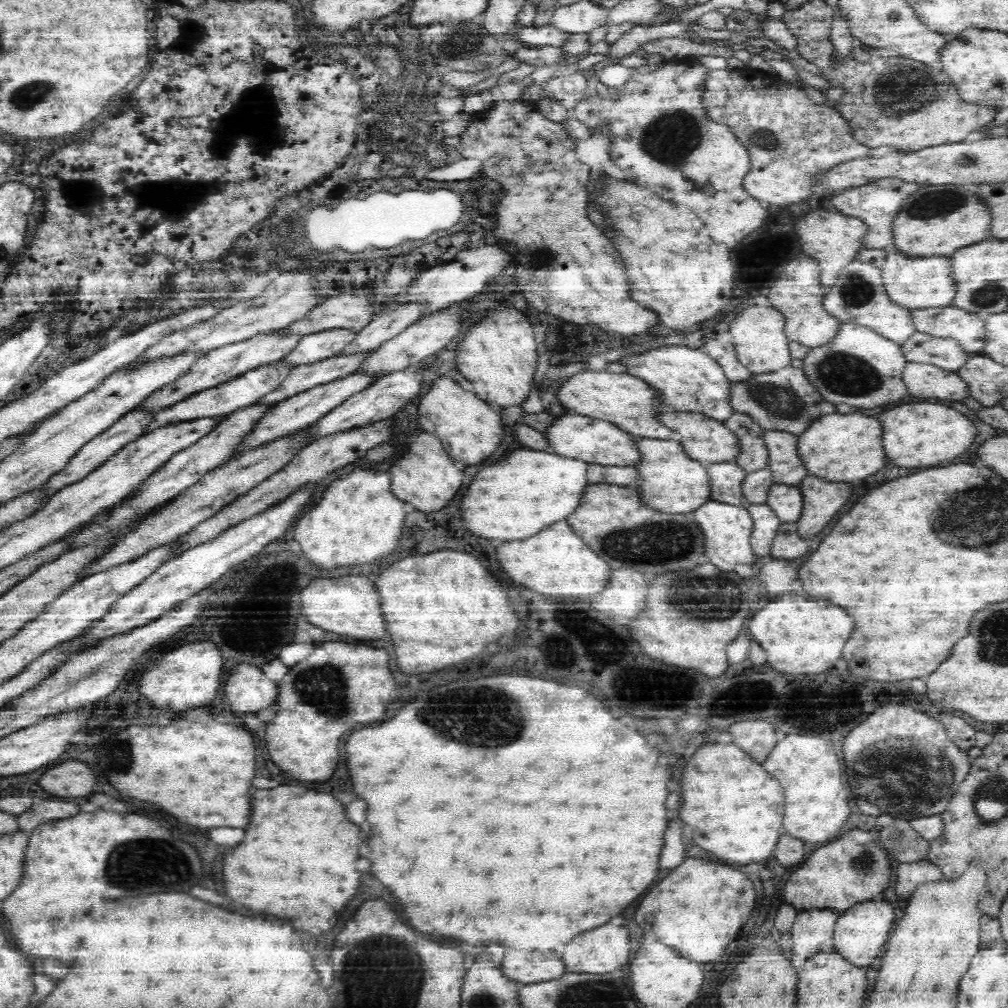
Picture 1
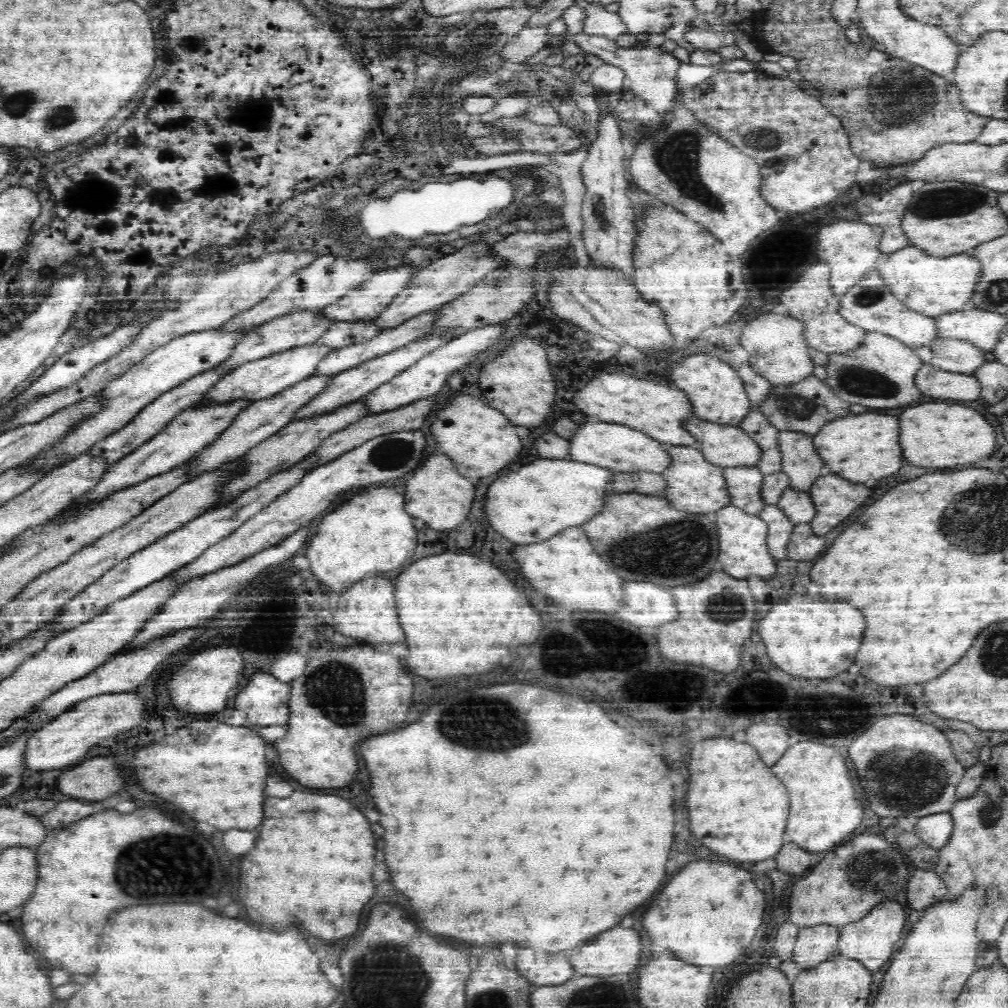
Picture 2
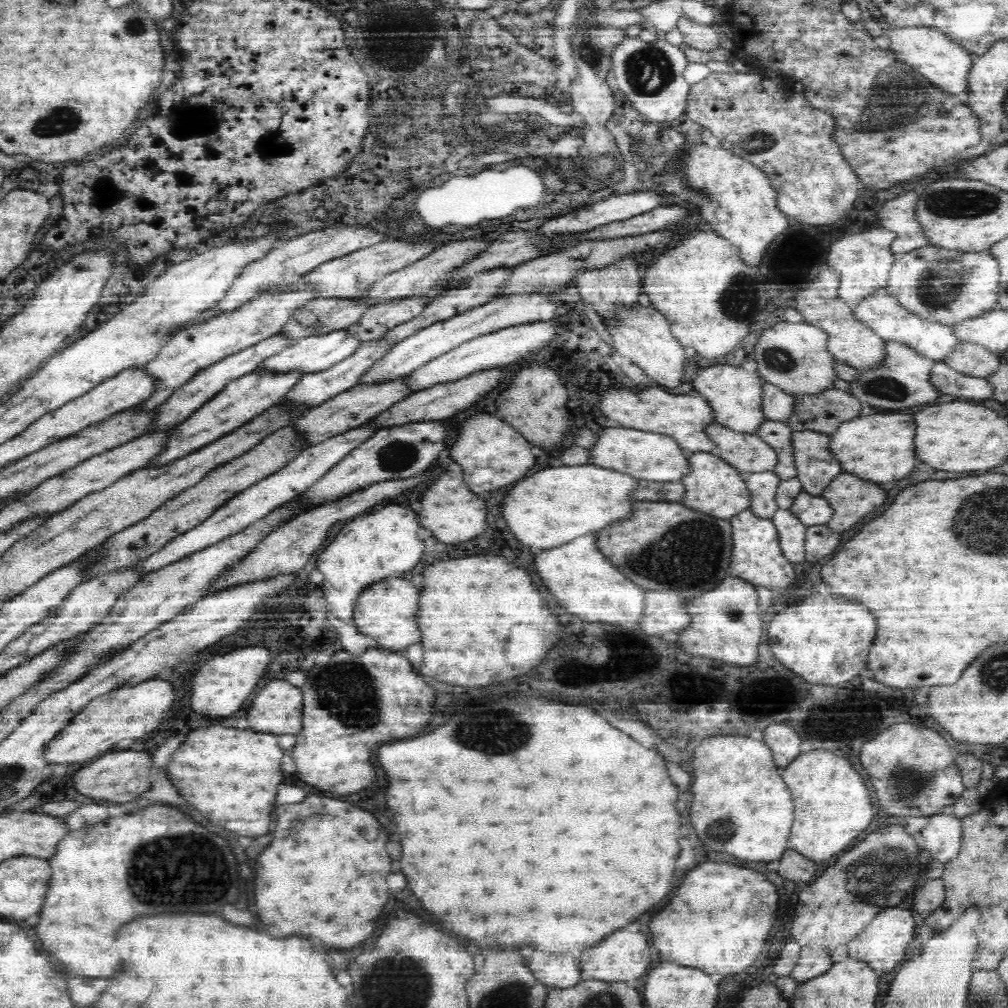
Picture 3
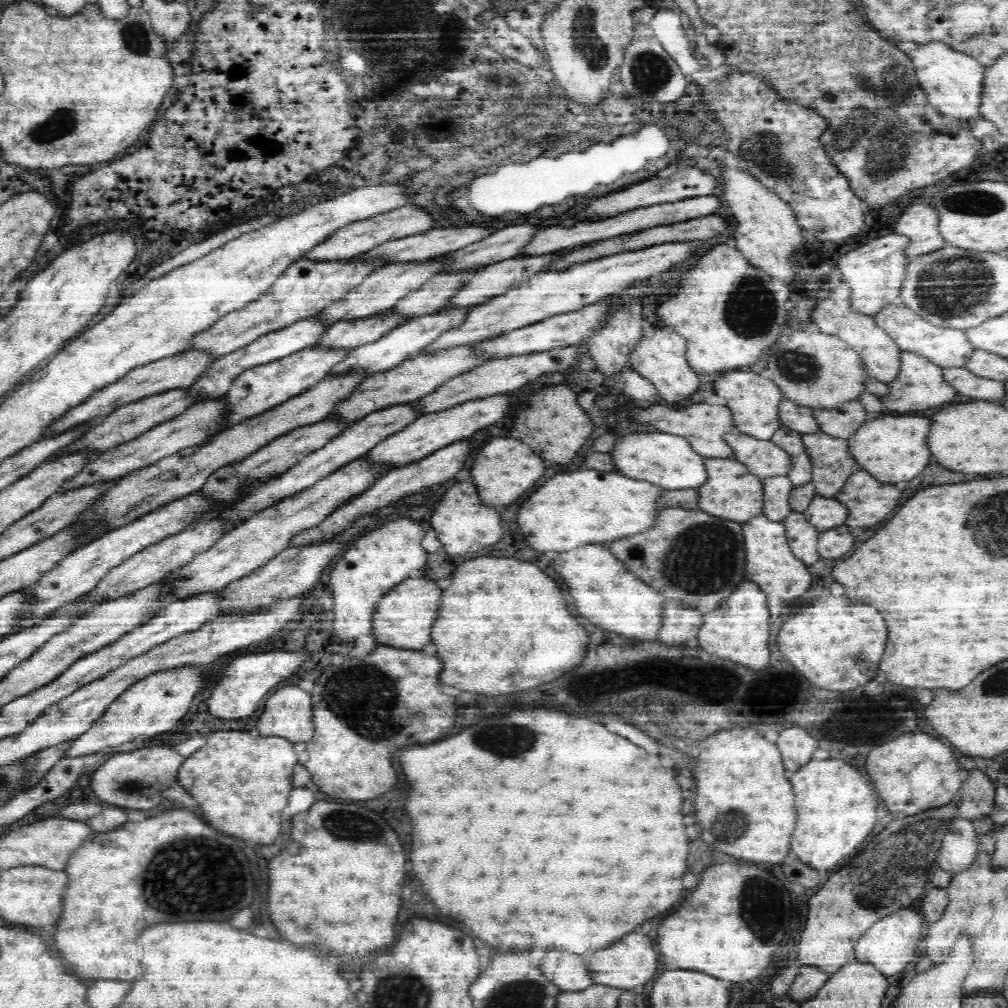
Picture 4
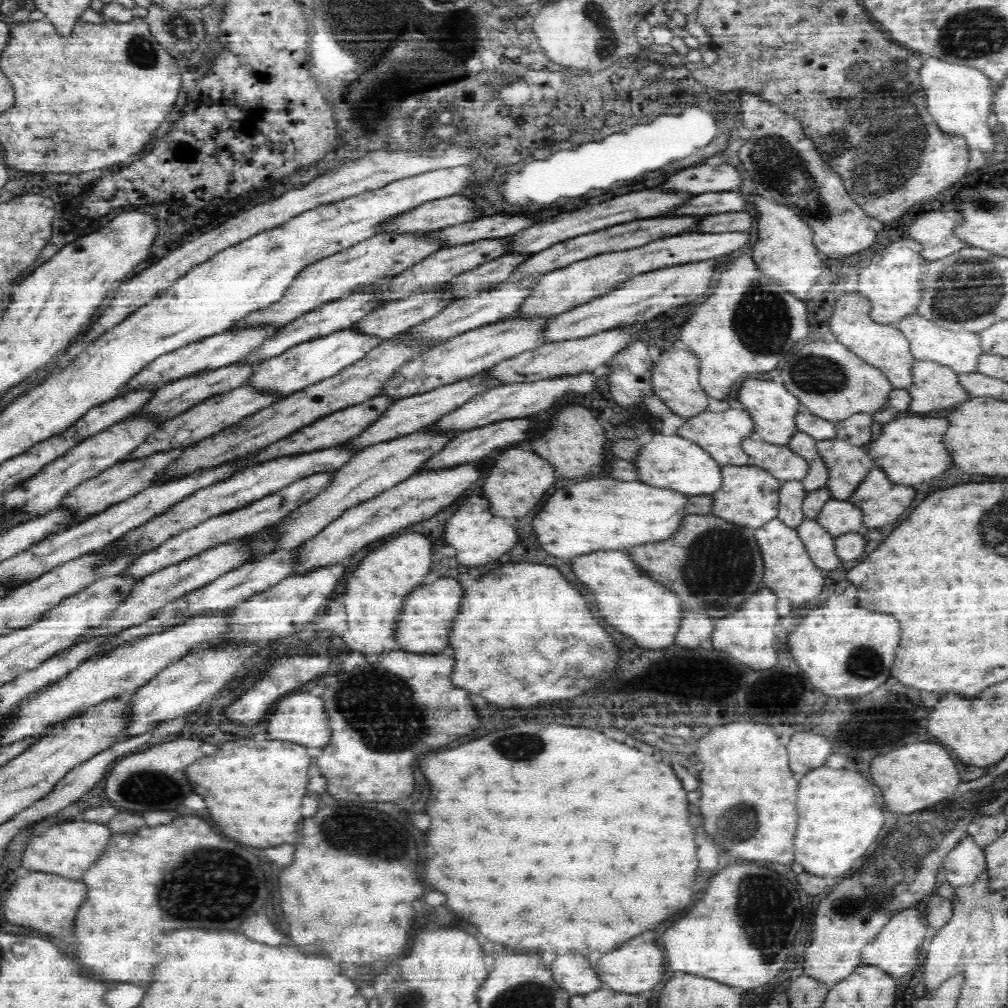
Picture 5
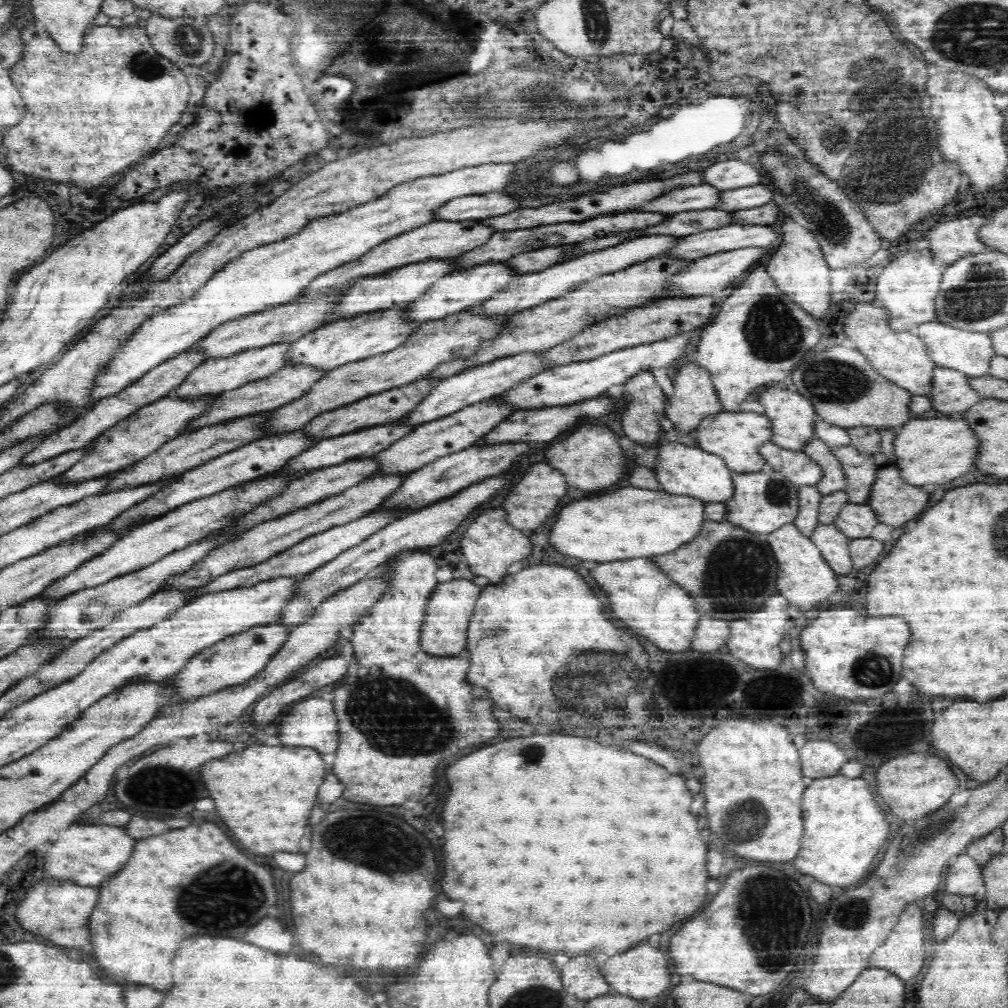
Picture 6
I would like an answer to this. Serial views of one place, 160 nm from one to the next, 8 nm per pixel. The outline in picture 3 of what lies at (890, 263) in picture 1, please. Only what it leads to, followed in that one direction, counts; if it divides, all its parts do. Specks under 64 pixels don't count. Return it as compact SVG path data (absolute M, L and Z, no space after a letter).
M930 244L906 253L894 253L886 289L900 305L917 316L954 327L968 318L997 309L998 284L1000 265L990 252L967 253L938 249Z

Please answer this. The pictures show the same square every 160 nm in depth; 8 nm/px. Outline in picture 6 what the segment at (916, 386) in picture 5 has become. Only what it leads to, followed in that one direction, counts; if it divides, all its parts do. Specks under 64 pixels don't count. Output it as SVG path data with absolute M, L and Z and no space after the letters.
M937 366L932 370L930 398L934 408L945 415L958 414L980 402L981 395L968 384L969 378L954 369Z

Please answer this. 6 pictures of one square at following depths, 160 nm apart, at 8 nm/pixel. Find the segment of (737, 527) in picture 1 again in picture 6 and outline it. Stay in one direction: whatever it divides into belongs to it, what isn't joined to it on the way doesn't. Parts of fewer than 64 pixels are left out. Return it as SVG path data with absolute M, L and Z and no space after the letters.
M785 523L778 530L766 534L768 545L772 547L773 556L776 557L778 564L778 579L776 580L776 588L780 594L796 604L798 608L806 608L812 610L814 606L818 606L820 600L831 597L838 590L837 573L834 573L828 563L824 561L820 550L816 545L800 532L800 529L792 524Z

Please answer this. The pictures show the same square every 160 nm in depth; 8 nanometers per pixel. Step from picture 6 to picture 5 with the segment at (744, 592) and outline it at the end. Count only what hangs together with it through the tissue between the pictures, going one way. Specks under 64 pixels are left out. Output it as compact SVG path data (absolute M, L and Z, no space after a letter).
M712 513L687 514L676 534L664 542L652 542L628 550L632 561L652 580L662 582L682 598L685 610L699 611L713 619L724 618L763 587L764 561L756 544L754 527L728 522Z

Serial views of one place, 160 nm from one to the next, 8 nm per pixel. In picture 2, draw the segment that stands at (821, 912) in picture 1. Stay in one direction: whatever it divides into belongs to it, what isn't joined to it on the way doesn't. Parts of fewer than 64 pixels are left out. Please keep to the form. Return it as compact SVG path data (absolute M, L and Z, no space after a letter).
M827 924L799 928L792 958L799 970L818 966L825 959L833 958L840 932L840 926Z

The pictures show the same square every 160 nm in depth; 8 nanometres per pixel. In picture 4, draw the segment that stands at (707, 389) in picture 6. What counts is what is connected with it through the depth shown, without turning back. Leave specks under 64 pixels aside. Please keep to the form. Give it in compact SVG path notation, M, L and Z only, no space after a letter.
M672 328L656 330L650 340L641 340L628 354L631 367L647 378L658 390L660 398L669 404L680 404L682 400L688 400L692 394L698 392L703 379L688 365L686 356L687 342Z

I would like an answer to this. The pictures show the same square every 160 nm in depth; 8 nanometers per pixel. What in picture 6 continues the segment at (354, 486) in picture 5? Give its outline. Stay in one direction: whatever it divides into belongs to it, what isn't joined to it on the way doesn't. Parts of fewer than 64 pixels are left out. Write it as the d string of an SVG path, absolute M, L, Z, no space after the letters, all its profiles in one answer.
M490 397L477 402L475 405L464 407L447 417L418 425L410 435L398 439L386 450L373 455L373 460L380 465L375 476L403 476L421 469L447 454L463 451L465 448L474 445L476 440L480 440L480 438L492 432L502 420L506 420L514 411L512 405L500 404L500 401Z

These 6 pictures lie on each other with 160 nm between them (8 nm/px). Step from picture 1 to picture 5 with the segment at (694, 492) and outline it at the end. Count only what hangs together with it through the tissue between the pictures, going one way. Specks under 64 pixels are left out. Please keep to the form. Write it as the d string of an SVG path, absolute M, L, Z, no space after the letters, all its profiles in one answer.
M721 466L720 490L712 492L712 514L746 527L760 528L766 522L777 518L777 498L780 498L780 484L776 477L760 467Z

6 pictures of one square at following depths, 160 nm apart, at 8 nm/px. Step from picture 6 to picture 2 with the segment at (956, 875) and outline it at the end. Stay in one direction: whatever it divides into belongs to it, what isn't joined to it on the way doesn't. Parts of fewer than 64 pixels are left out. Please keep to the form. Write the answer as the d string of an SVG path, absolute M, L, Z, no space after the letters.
M949 812L921 817L913 832L924 843L938 851L948 845L953 832L953 819Z

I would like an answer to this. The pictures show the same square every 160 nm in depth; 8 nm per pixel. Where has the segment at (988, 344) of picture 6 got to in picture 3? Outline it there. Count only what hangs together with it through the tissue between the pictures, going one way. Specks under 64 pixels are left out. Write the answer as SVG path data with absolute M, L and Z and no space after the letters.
M884 288L874 290L872 295L861 299L860 303L852 305L852 307L857 320L864 322L880 338L885 341L902 342L934 362L944 361L960 341L954 333L953 327L942 323L932 323L917 316L900 305L898 299L889 295L887 289Z

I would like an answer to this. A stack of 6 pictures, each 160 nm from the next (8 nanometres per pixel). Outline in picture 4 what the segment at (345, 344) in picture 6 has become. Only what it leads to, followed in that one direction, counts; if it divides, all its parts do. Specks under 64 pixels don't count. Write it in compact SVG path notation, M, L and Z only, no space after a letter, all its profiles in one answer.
M309 346L281 360L244 370L233 380L224 397L224 426L221 428L228 428L244 419L255 417L289 398L306 392L339 366L347 358L348 352L350 349L320 349Z

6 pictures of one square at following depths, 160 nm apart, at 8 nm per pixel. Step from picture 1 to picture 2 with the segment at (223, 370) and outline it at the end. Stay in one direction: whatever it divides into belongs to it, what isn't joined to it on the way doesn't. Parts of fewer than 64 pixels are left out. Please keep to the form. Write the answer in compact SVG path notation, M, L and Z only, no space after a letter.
M314 310L311 313L294 313L284 314L282 317L274 317L274 320L266 322L264 325L259 326L259 330L252 334L246 334L238 340L236 348L232 350L229 358L222 363L223 369L228 369L228 372L246 362L252 362L252 360L259 360L260 358L266 358L271 354L282 352L283 350L290 350L299 346L306 346L312 344L322 338L334 324L336 320L331 320L330 317L322 315L322 311Z

